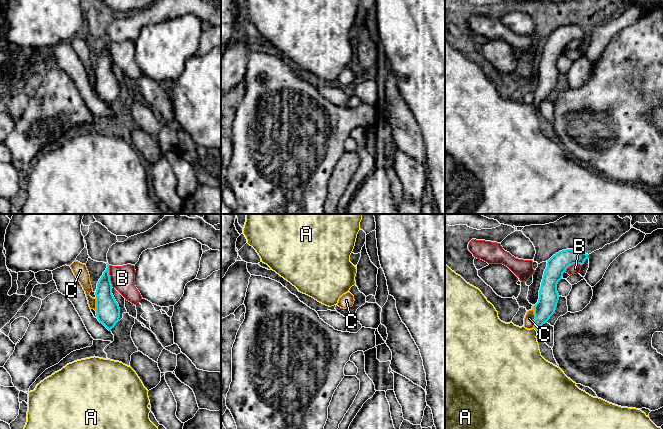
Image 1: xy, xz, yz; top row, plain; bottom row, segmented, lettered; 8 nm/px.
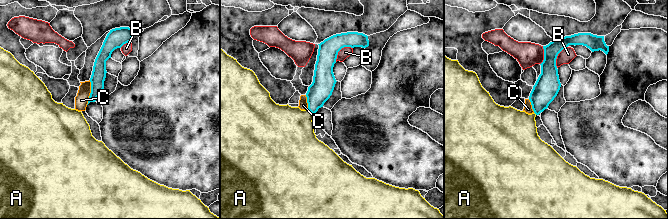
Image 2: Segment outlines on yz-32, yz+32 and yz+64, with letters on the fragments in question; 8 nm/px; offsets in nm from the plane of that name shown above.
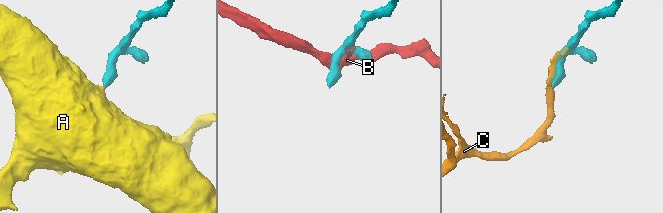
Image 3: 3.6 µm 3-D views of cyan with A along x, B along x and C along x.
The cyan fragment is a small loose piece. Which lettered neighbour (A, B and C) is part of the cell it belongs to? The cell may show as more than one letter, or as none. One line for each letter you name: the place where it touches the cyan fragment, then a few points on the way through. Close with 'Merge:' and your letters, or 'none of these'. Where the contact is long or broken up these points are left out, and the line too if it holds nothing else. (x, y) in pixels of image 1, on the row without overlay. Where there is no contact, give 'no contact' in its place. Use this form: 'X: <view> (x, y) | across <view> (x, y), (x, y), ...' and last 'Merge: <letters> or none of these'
A: yz (535, 105) | across yz (545, 83), (535, 105), (513, 127)
Merge: A

